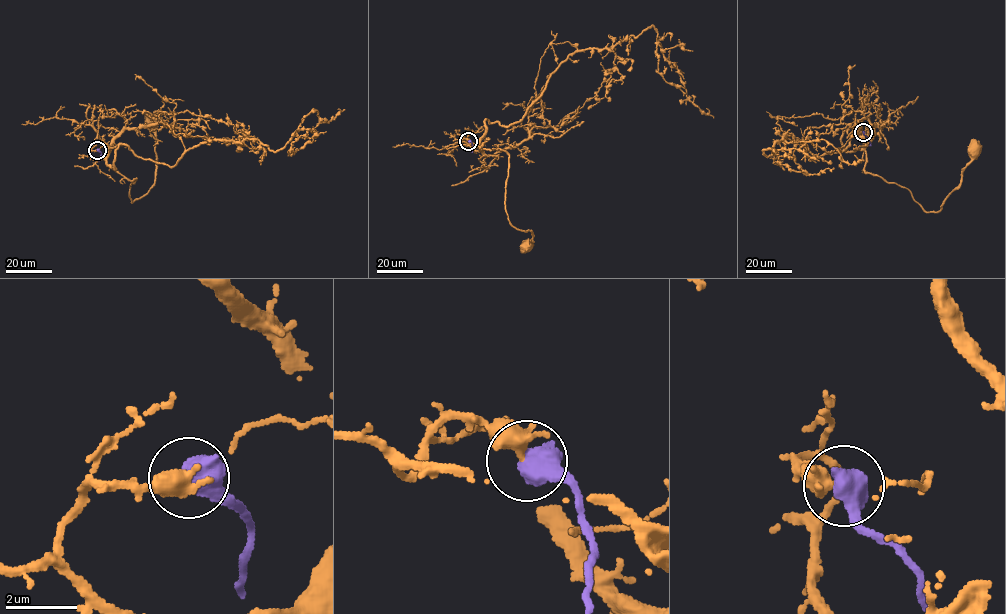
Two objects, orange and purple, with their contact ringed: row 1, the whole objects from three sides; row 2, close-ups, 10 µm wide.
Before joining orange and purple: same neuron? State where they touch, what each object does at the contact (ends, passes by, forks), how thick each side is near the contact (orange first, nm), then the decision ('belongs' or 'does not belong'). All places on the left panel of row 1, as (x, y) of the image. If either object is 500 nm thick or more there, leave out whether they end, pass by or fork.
place (97, 150); calibres 460 and 750 nm; does not belong

